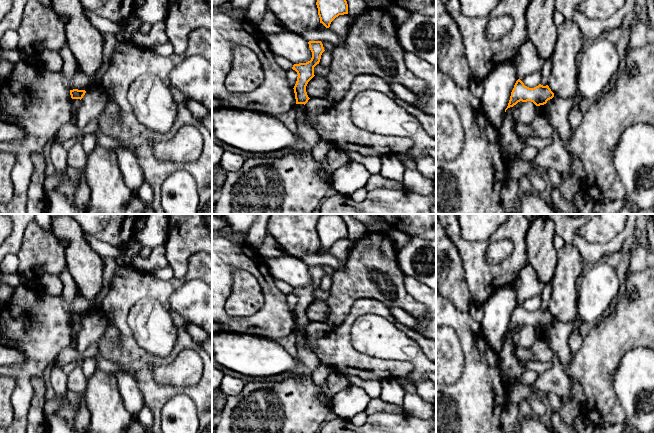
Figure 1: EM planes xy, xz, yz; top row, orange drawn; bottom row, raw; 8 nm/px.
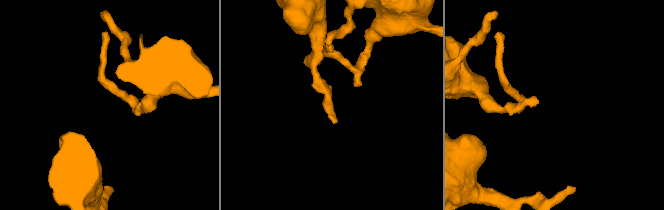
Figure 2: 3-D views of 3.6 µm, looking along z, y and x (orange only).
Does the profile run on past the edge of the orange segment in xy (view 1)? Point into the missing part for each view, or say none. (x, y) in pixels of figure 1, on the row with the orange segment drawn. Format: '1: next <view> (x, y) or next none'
1: next none

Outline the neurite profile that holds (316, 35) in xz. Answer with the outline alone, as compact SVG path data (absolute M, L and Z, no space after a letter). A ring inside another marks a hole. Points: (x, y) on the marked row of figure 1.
M329 28L325 30L313 30L306 32L299 32L299 34L308 42L309 41L328 41L332 43L335 47L339 46L341 43L341 38L333 33Z

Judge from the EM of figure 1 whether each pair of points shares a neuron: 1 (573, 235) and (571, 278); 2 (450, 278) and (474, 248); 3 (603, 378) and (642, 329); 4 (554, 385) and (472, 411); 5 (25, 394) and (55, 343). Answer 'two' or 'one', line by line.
1: two
2: two
3: one
4: two
5: one

